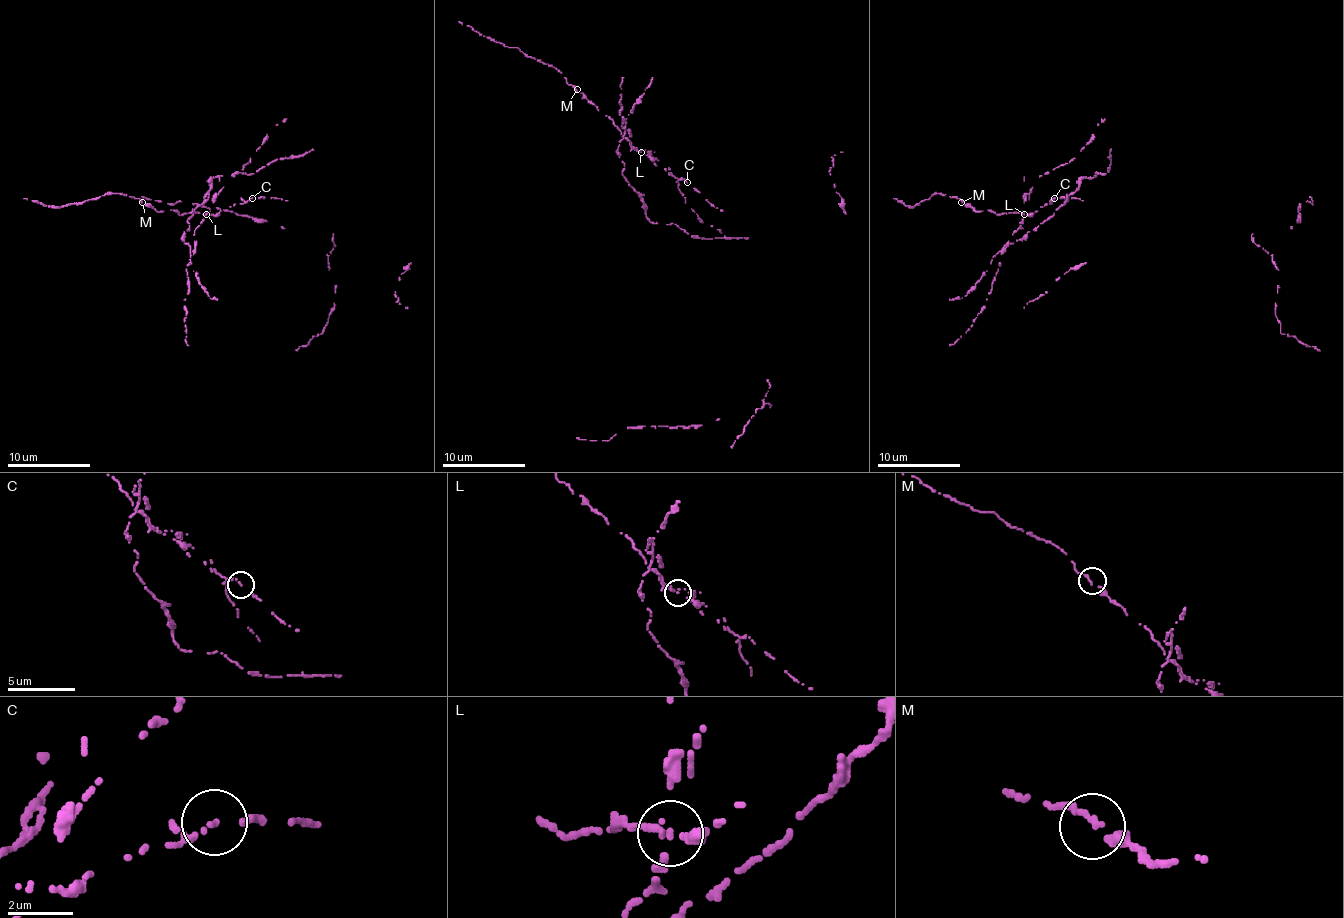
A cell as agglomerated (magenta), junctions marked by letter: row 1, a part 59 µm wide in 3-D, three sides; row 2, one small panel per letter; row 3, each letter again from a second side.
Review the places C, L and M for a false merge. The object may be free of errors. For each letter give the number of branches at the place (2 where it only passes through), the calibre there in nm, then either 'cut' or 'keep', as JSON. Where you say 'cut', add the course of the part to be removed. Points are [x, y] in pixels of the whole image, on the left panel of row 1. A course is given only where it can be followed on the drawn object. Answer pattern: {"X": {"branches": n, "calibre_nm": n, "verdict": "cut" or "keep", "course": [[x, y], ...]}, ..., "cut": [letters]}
{"C": {"branches": 2, "calibre_nm": 120, "verdict": "keep"}, "L": {"branches": 2, "calibre_nm": 140, "verdict": "cut"}, "M": {"branches": 2, "calibre_nm": 160, "verdict": "keep"}, "cut": ["L"]}

